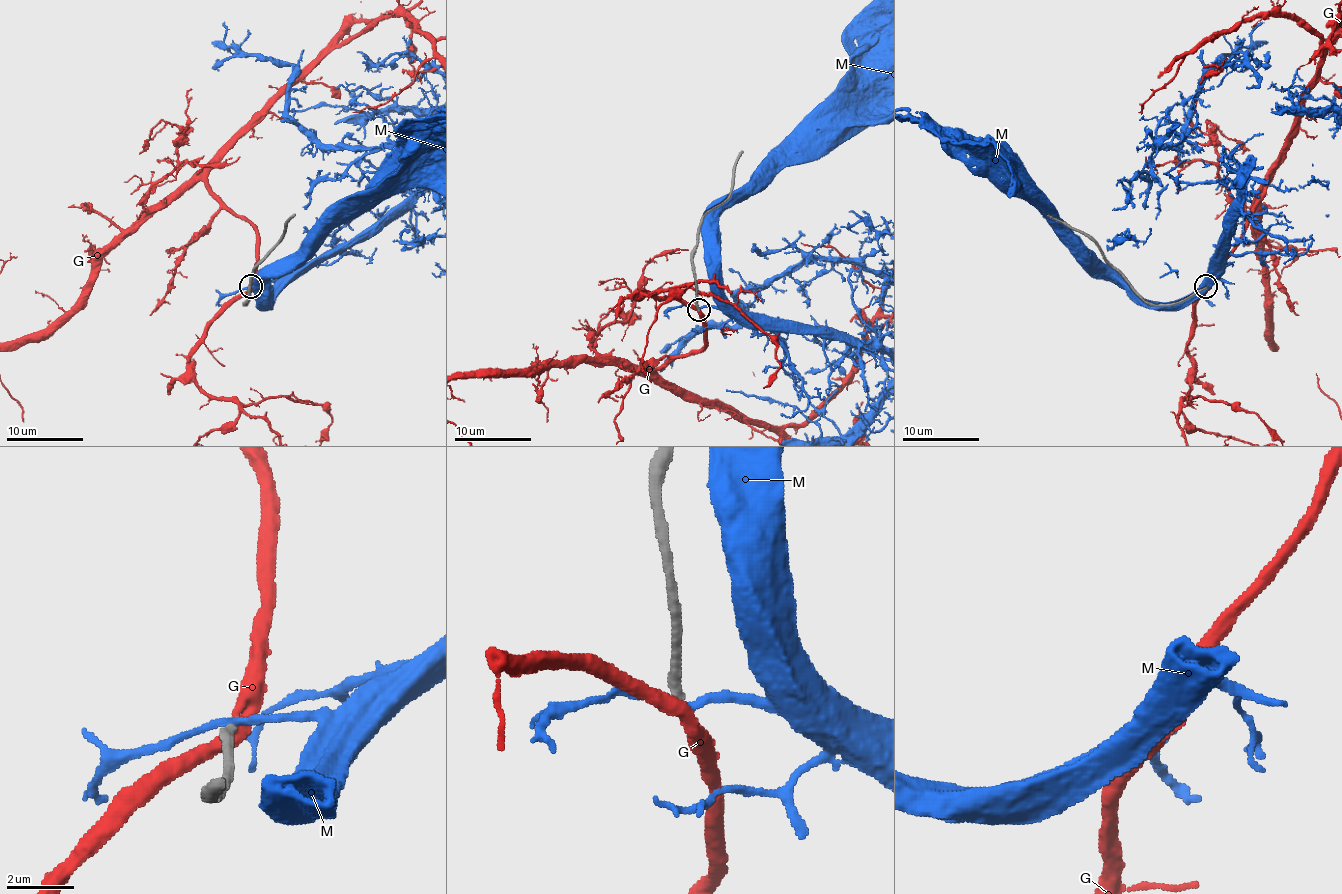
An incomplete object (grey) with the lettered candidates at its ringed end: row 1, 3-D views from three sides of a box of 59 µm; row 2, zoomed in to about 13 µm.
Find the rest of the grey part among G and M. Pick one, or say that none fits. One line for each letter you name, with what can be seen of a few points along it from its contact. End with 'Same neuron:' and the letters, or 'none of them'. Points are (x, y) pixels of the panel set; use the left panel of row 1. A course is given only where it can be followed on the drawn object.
Same neuron: G

